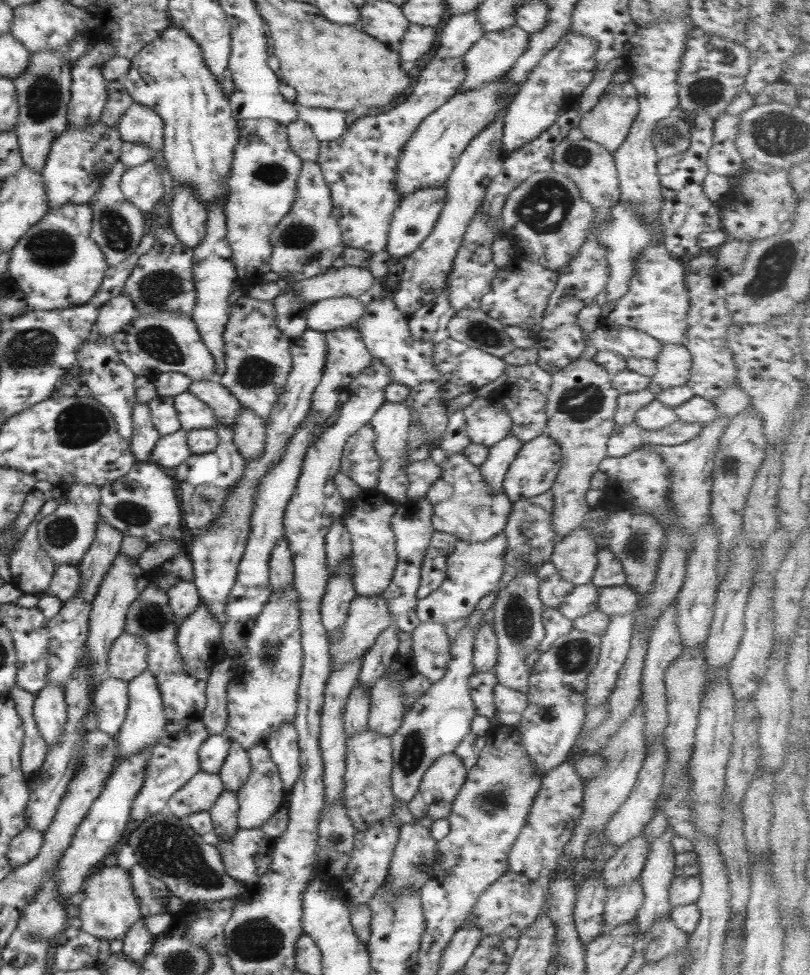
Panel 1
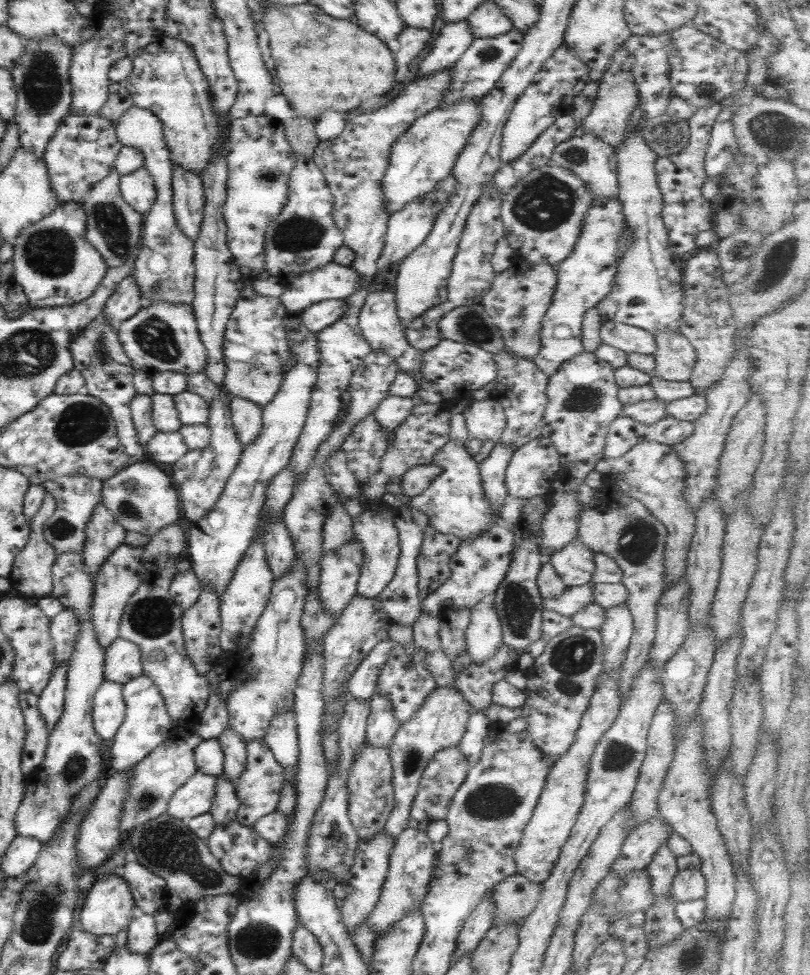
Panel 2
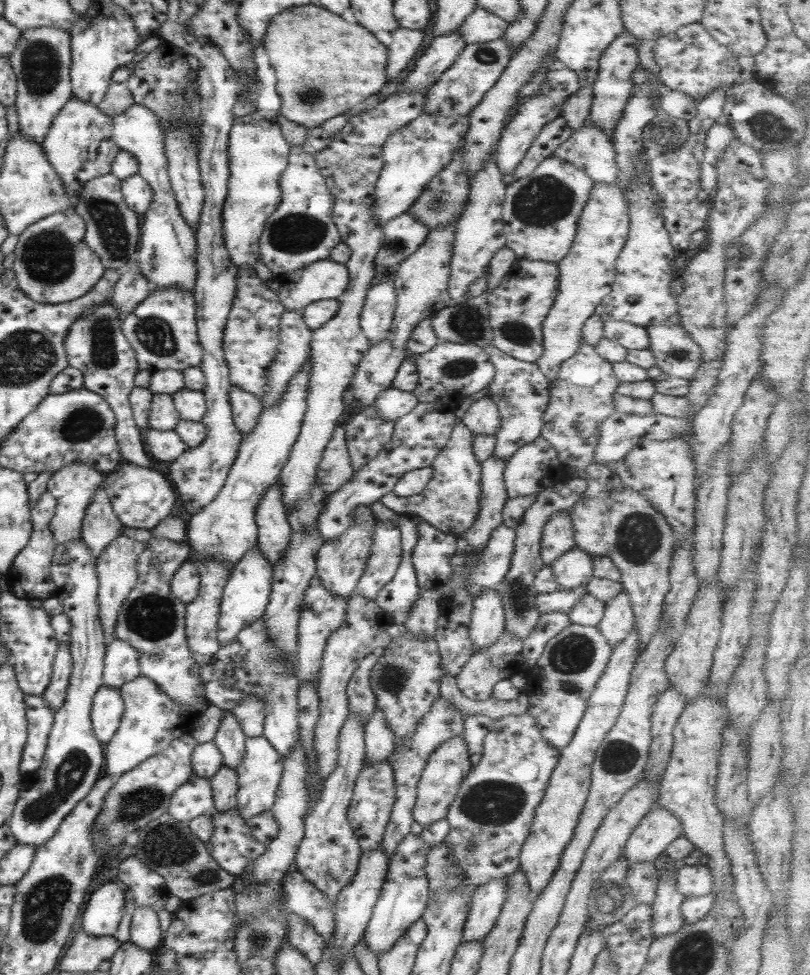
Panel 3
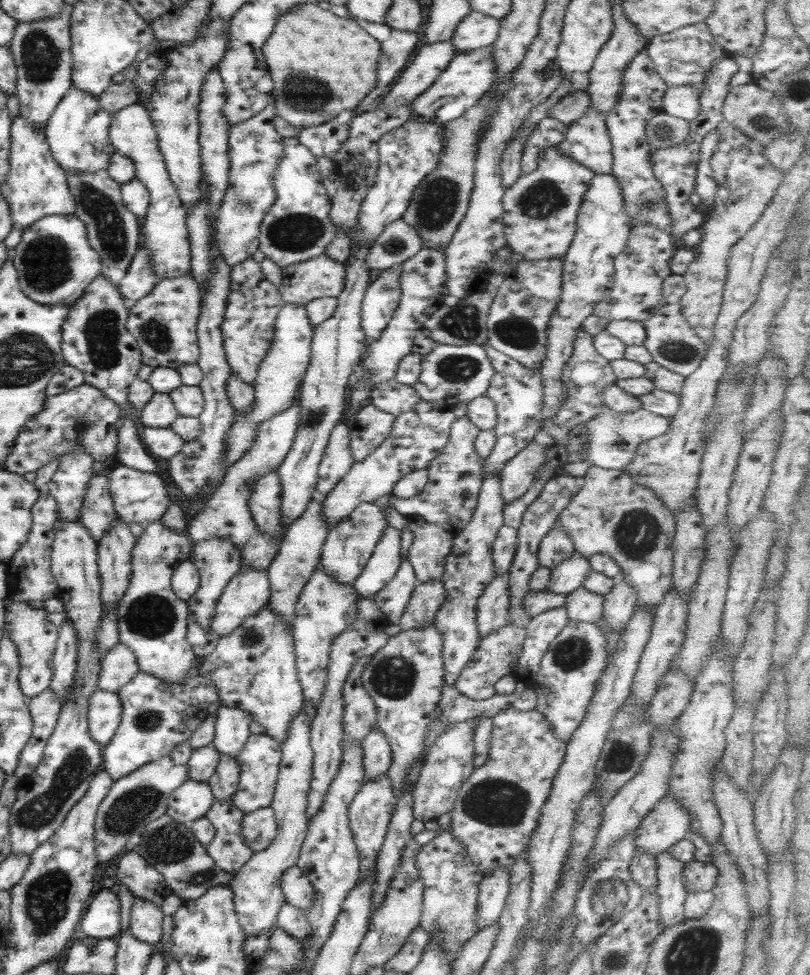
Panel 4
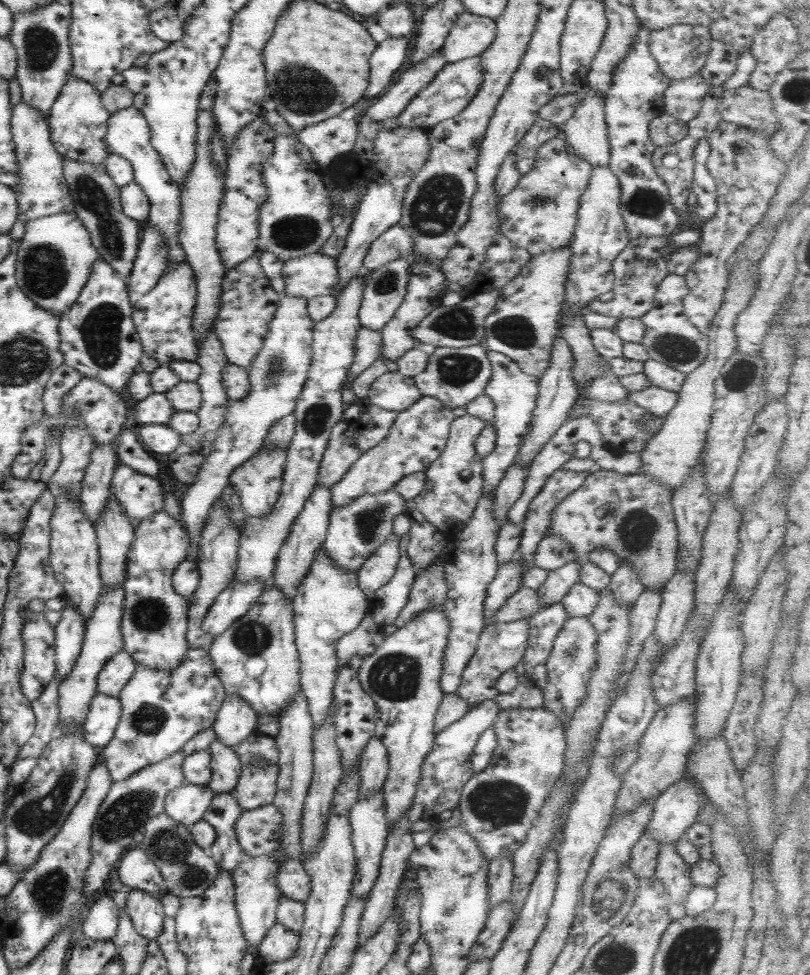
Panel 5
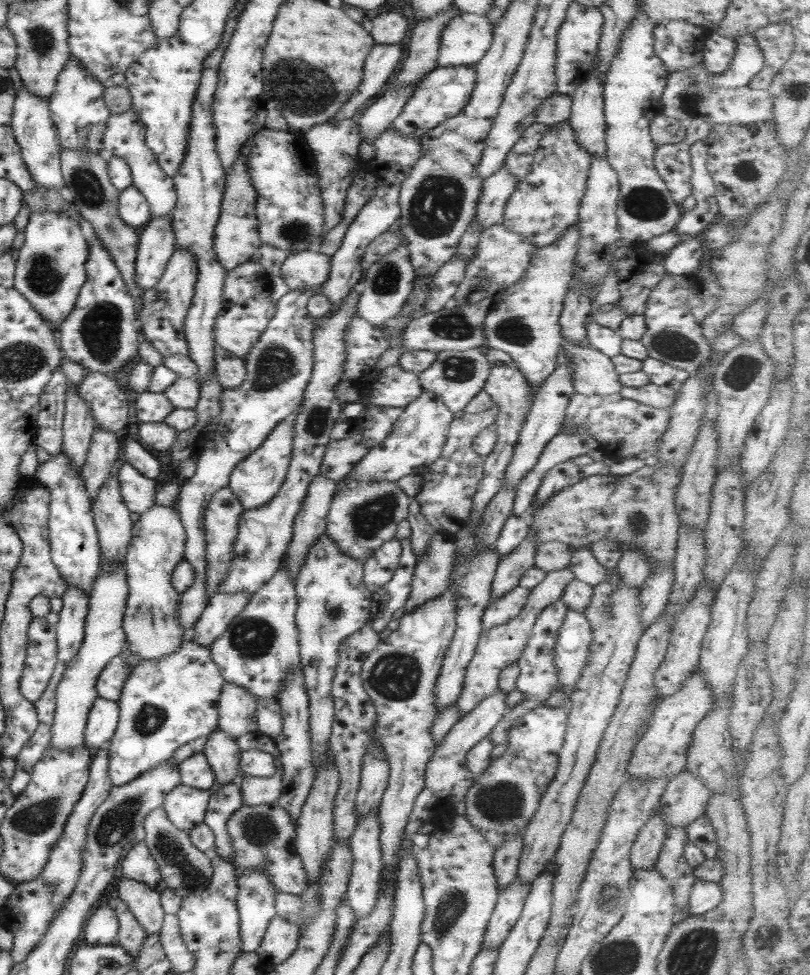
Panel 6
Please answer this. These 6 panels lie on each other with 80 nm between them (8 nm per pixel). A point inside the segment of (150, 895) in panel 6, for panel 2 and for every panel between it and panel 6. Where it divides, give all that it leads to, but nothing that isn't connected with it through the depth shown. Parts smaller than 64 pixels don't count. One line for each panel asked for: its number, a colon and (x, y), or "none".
2: (141, 936)
3: (144, 932)
4: (144, 924)
5: (145, 912)

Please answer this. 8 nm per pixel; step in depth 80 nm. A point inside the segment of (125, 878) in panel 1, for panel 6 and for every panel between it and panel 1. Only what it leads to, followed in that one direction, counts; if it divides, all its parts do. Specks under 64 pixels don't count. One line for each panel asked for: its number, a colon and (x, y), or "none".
2: (107, 910)
3: (103, 911)
4: (101, 919)
5: (100, 923)
6: (101, 926)

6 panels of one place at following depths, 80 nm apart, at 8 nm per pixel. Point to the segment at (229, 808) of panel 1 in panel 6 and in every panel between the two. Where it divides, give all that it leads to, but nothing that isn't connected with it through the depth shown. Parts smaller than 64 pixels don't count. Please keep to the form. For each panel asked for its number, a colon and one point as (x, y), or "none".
2: (223, 809)
3: (223, 785)
4: (222, 784)
5: (224, 764)
6: (221, 752)

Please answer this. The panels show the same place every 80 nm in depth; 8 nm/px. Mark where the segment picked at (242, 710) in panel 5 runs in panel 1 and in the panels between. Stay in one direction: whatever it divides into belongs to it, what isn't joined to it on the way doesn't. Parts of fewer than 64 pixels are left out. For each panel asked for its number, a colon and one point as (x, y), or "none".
1: (235, 767)
2: (233, 748)
3: (229, 740)
4: (231, 730)

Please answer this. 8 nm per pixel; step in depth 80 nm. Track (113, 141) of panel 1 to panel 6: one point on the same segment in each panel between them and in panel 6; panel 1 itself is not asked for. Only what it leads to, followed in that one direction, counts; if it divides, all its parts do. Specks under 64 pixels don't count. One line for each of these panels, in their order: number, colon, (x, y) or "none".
2: (81, 152)
3: (78, 146)
4: (76, 133)
5: (77, 122)
6: (77, 110)

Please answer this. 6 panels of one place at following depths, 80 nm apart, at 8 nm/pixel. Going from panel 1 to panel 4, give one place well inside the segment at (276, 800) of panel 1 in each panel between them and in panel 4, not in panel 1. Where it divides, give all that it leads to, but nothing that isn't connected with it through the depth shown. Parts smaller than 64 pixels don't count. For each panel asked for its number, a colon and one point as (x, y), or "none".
2: (257, 790)
3: (257, 776)
4: (258, 760)

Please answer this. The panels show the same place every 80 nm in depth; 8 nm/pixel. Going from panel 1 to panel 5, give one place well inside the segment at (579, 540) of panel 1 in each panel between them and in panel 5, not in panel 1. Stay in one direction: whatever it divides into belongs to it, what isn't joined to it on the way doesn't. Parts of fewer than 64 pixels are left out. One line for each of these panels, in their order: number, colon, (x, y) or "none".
2: (573, 563)
3: (573, 569)
4: (568, 575)
5: (557, 583)

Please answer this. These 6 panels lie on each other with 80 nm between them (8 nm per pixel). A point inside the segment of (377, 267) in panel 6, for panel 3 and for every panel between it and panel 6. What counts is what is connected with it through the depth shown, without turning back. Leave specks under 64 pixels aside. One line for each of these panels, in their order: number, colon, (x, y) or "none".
3: (378, 308)
4: (381, 297)
5: (382, 291)

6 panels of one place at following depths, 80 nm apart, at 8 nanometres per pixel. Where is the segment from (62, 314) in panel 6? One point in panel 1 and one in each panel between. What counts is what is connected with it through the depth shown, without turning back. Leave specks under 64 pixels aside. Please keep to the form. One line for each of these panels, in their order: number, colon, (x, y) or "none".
1: (55, 264)
2: (53, 264)
3: (52, 265)
4: (54, 263)
5: (54, 258)

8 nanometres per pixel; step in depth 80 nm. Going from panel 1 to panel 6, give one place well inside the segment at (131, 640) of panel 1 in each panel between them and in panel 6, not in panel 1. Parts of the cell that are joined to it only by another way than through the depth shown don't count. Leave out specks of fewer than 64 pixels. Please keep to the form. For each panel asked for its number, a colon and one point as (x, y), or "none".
2: (122, 662)
3: (121, 665)
4: (118, 665)
5: (116, 670)
6: (109, 683)

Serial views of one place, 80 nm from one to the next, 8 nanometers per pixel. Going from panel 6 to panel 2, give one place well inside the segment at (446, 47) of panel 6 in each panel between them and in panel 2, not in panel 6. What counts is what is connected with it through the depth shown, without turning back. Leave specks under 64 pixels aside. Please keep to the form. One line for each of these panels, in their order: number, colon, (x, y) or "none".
2: (486, 20)
3: (479, 26)
4: (475, 30)
5: (470, 35)

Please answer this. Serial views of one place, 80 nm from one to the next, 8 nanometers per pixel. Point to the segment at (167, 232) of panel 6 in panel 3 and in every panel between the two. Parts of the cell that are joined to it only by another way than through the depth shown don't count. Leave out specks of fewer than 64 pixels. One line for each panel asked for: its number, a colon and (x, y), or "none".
3: (131, 287)
4: (139, 280)
5: (149, 264)

